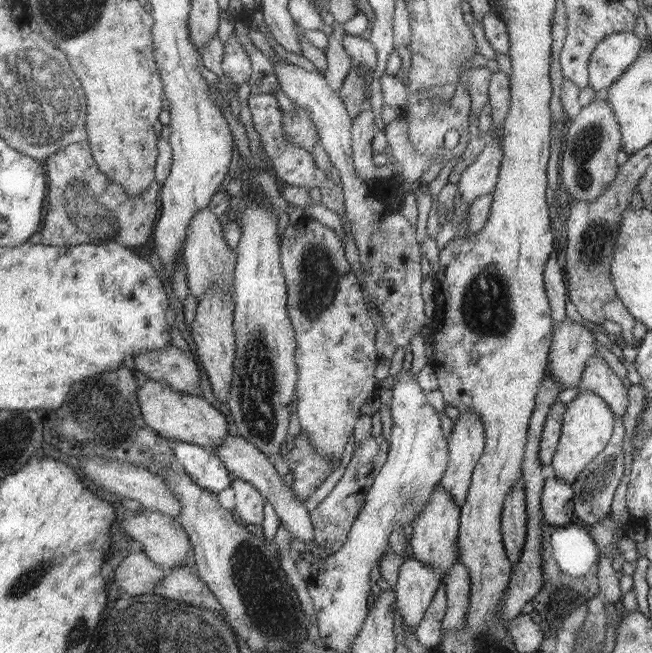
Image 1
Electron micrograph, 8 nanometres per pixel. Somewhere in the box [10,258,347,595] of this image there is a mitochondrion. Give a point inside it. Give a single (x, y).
(256, 383)

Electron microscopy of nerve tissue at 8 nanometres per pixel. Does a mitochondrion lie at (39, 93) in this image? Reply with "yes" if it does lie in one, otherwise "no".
yes

